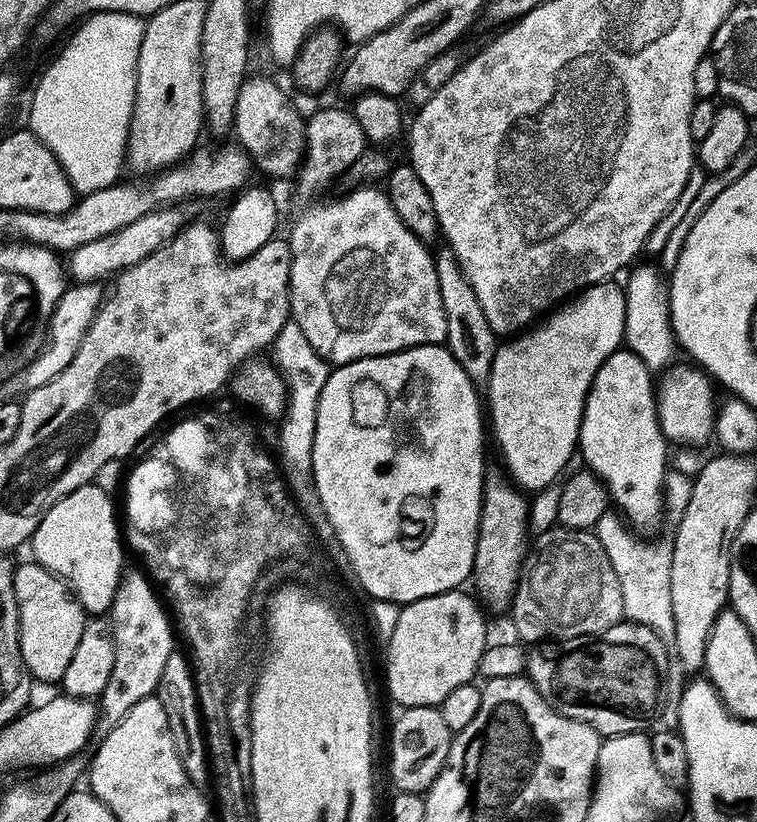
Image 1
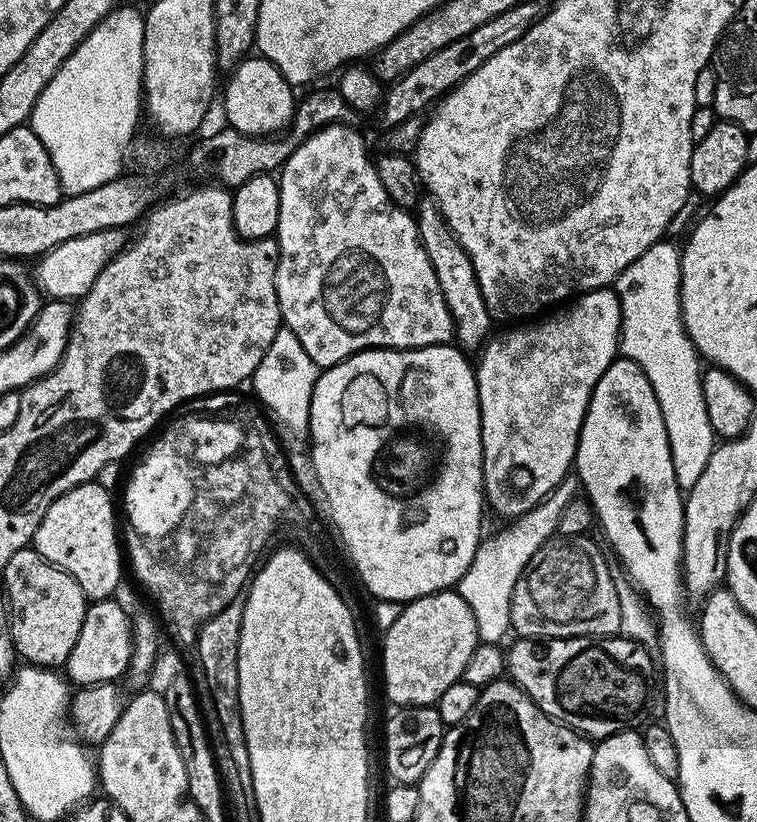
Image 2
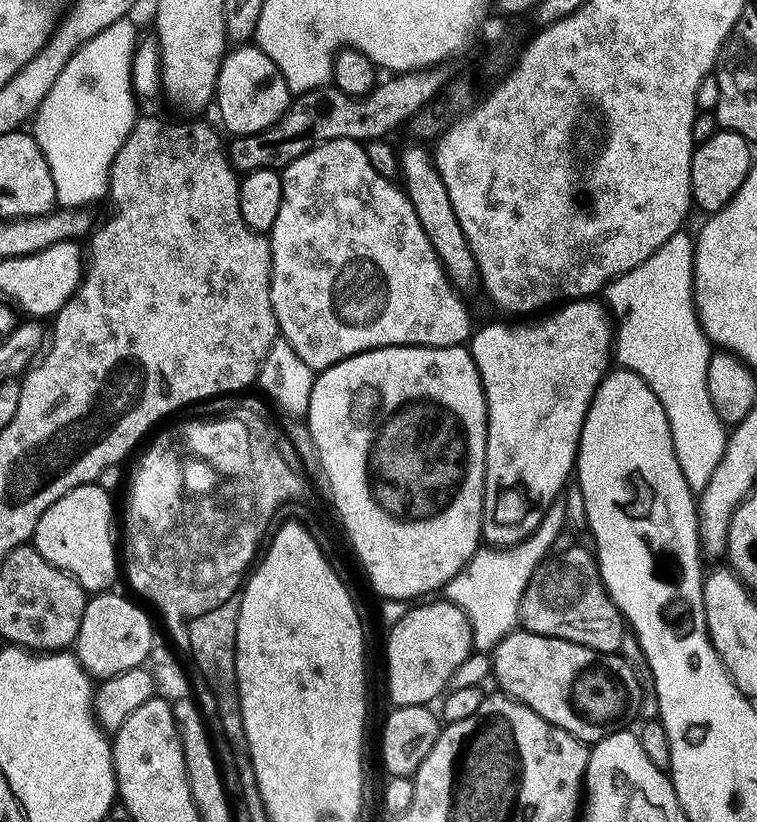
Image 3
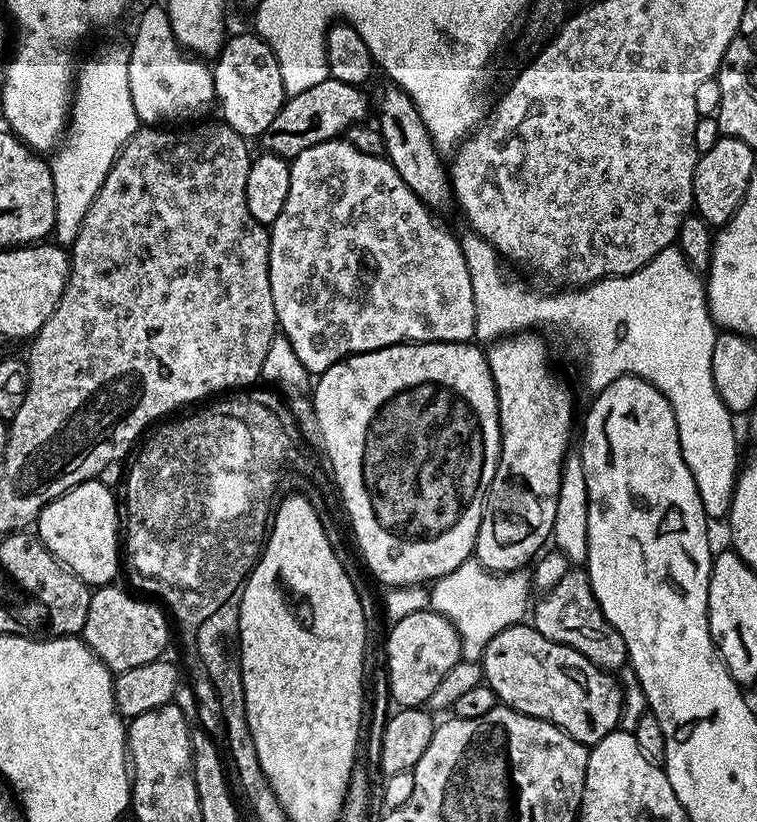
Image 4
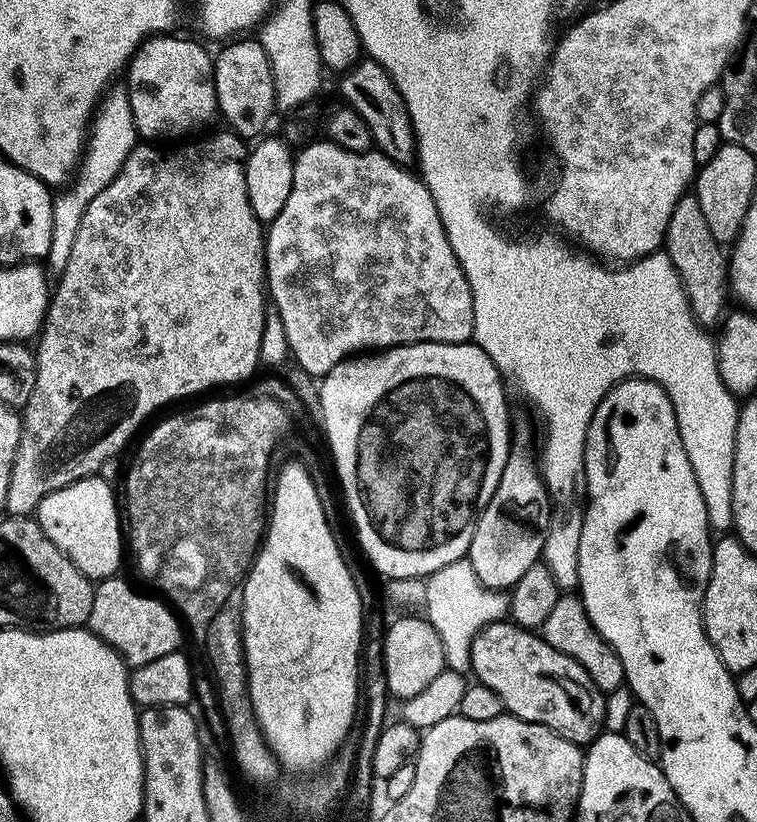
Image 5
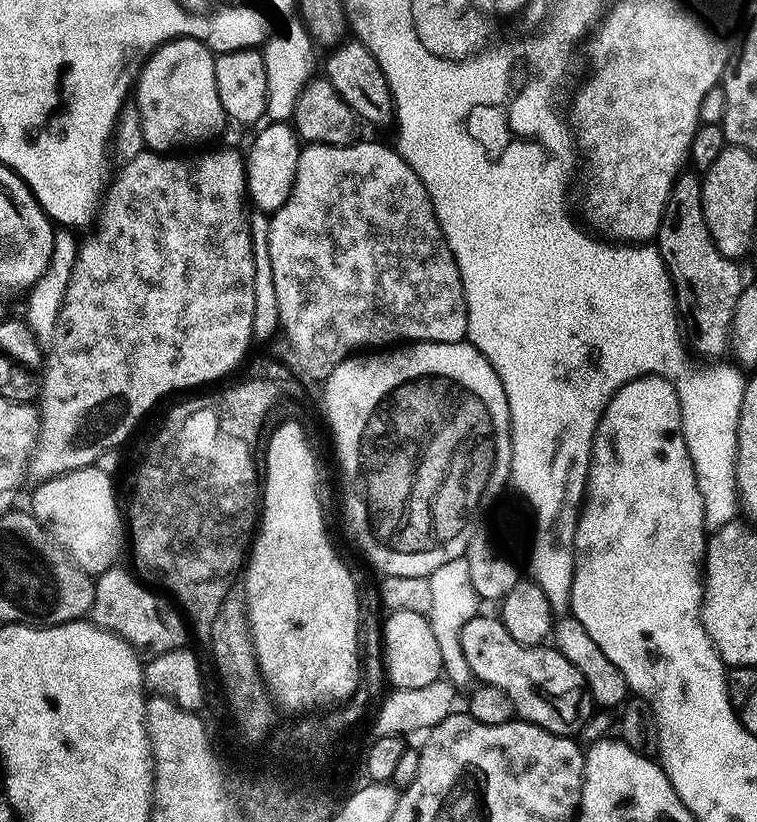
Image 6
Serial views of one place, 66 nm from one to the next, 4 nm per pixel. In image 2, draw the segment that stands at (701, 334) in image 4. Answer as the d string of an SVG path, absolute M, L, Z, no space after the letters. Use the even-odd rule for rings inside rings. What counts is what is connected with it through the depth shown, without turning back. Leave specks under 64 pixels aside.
M668 238L661 239L659 244L650 246L646 254L642 254L615 281L614 288L620 298L620 347L623 359L633 360L646 374L654 394L658 398L658 406L662 410L662 418L666 422L666 434L672 451L672 461L676 471L676 480L681 489L687 490L698 482L702 470L706 470L706 462L712 456L712 449L718 443L718 437L710 426L710 418L706 410L706 398L702 392L701 353L692 345L692 340L684 333L684 319L680 317L680 255L681 249L675 248Z

